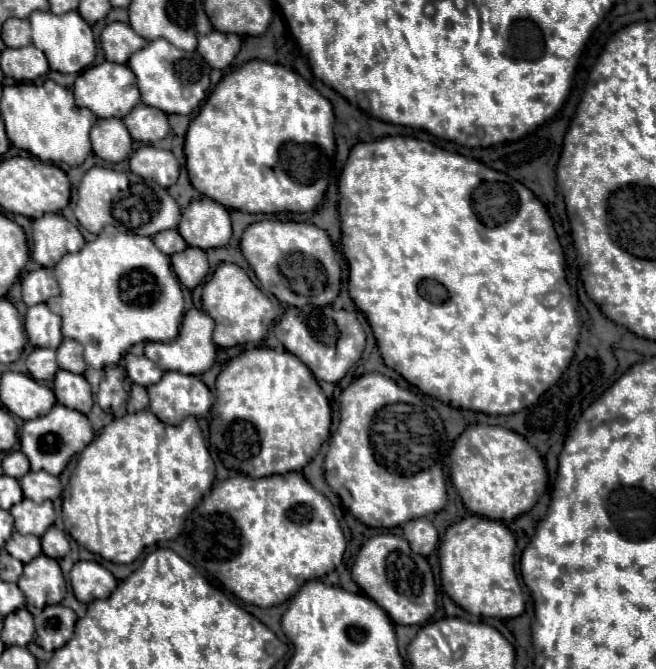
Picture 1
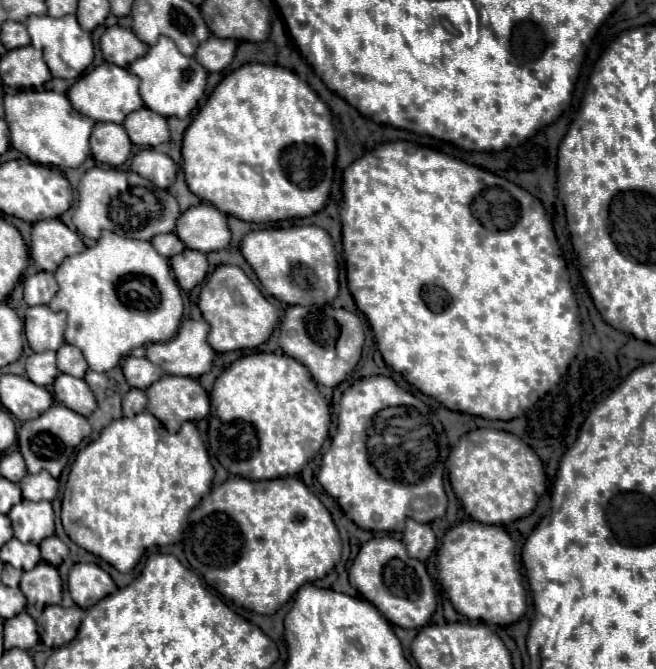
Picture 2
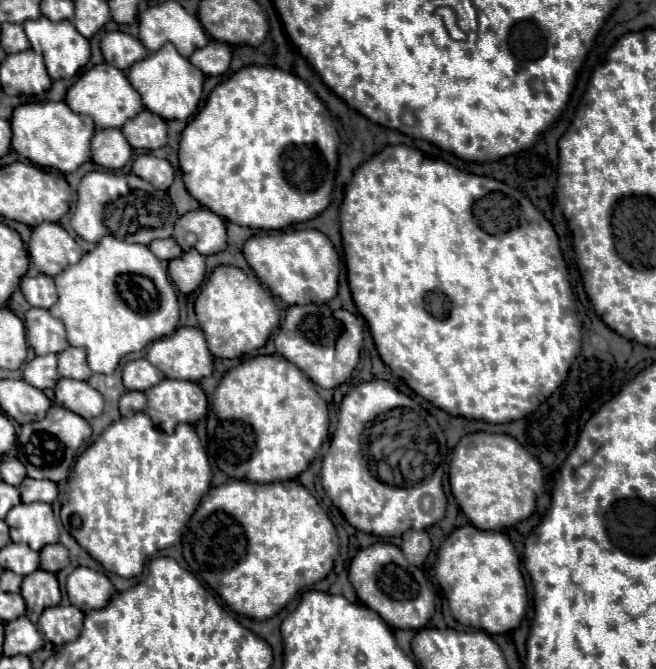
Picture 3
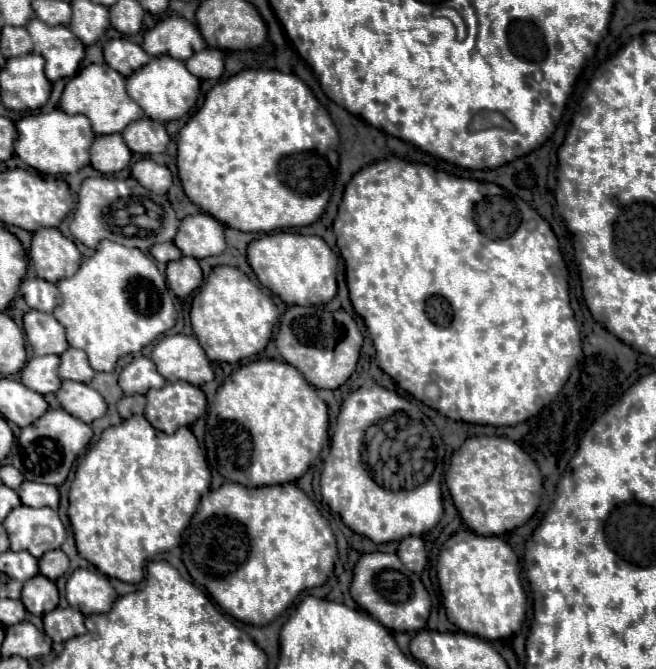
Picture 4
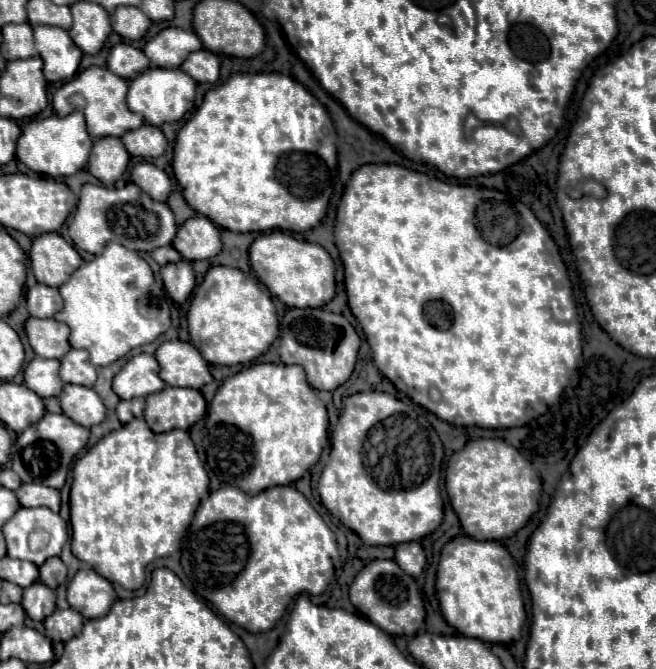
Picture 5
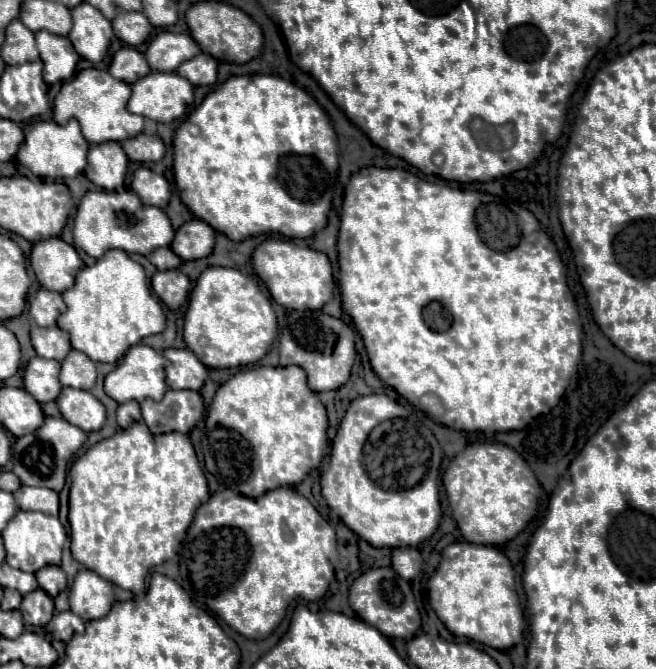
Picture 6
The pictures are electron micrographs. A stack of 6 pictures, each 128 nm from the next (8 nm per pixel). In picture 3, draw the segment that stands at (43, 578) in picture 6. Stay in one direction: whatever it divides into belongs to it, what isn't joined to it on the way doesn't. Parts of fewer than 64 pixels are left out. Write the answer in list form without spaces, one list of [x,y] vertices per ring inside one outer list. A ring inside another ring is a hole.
[[[50,544],[40,550],[40,568],[46,572],[60,572],[68,566],[68,550],[62,544]]]

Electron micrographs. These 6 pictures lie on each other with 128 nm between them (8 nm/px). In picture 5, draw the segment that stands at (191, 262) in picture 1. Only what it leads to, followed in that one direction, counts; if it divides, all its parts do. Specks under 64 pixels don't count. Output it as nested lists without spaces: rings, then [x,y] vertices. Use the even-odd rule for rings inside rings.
[[[182,260],[180,264],[166,264],[160,270],[164,288],[168,296],[176,302],[182,304],[194,290],[194,270],[188,260]]]

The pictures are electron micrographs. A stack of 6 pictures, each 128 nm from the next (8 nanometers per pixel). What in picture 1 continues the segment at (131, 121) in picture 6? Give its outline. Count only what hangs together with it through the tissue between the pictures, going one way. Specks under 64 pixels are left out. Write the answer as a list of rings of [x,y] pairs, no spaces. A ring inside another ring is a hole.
[[[102,62],[98,66],[92,66],[92,68],[84,70],[76,78],[76,82],[72,86],[72,92],[74,92],[78,108],[88,108],[98,118],[124,118],[140,102],[140,92],[138,90],[126,90],[134,84],[136,84],[136,76],[128,66],[114,64],[114,62]]]

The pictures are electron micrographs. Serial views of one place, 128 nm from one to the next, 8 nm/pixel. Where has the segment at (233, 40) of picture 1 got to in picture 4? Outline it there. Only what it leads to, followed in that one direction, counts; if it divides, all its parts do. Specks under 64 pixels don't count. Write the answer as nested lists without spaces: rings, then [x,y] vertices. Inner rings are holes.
[[[204,48],[186,60],[186,68],[200,80],[220,78],[224,72],[224,54],[216,48]]]

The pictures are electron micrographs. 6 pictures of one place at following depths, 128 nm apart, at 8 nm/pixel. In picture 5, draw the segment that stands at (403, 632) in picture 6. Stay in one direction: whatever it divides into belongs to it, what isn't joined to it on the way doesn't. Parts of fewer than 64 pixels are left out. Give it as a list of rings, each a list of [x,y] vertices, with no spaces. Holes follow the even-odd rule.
[[[374,560],[364,566],[350,586],[350,602],[362,616],[392,636],[414,636],[424,626],[424,604],[418,586],[394,560]]]

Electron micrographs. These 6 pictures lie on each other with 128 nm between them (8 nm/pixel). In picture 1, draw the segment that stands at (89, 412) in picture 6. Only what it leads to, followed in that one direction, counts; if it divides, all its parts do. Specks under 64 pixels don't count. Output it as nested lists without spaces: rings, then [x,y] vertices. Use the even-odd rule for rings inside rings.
[[[66,370],[56,372],[54,394],[62,406],[78,410],[82,414],[88,414],[94,404],[92,390],[90,390],[90,384],[86,382],[86,378],[80,374],[66,372]]]

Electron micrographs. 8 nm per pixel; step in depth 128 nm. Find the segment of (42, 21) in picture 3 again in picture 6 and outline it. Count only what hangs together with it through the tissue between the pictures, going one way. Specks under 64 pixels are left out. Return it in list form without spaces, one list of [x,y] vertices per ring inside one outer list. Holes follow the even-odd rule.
[[[40,30],[36,34],[36,46],[40,50],[40,60],[44,62],[44,80],[46,84],[66,82],[74,76],[78,56],[68,38],[48,34],[48,30]]]

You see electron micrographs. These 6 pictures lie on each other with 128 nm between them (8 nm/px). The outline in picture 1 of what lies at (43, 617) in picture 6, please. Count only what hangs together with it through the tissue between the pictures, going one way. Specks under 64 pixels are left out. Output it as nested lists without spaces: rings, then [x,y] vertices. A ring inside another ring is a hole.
[[[44,554],[24,566],[18,588],[24,592],[26,602],[36,608],[60,604],[66,594],[66,582],[58,562],[48,560],[48,556]]]

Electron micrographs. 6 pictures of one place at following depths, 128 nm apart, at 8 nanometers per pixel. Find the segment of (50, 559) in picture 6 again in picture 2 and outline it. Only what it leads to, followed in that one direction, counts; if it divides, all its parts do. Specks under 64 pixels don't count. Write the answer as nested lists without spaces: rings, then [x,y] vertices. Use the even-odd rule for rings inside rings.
[[[22,500],[8,512],[8,518],[12,520],[14,538],[18,538],[24,544],[40,544],[44,538],[54,534],[54,510],[52,504],[46,500]]]

